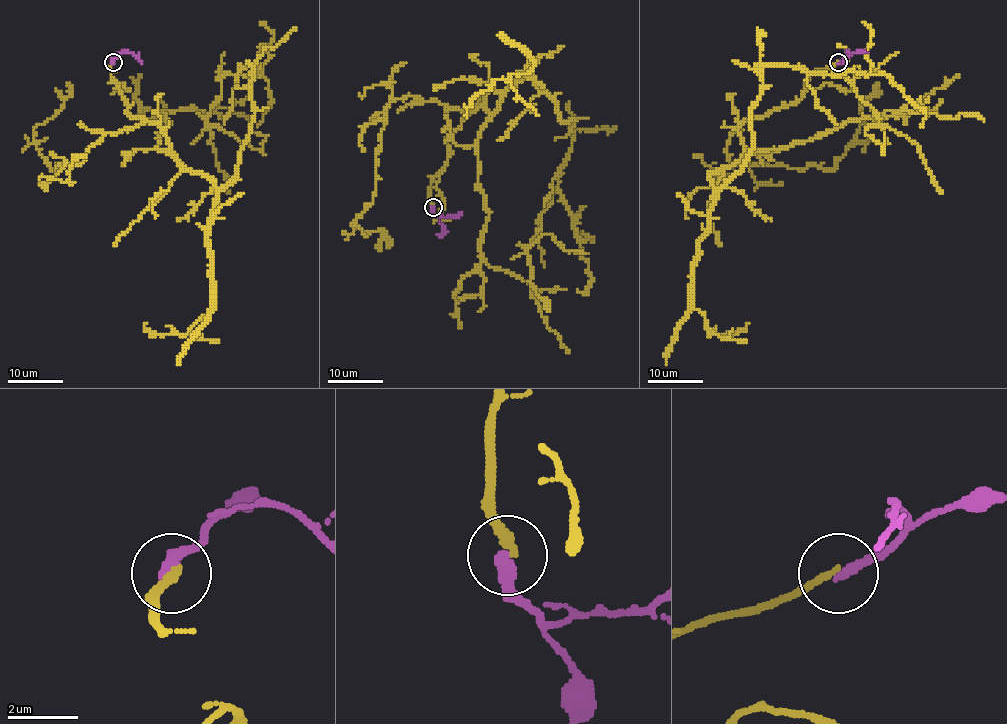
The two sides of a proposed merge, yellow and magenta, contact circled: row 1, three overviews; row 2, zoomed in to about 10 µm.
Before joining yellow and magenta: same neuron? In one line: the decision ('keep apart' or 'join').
keep apart

